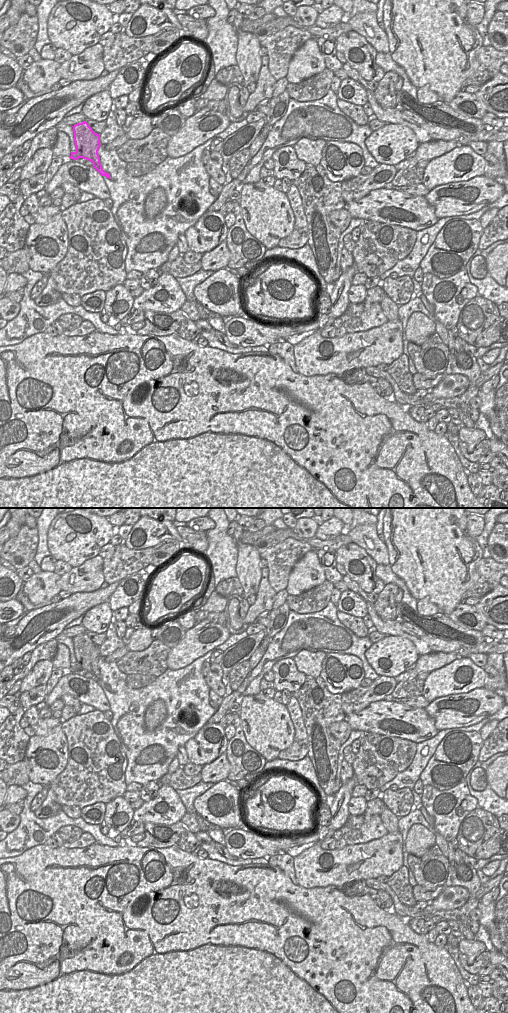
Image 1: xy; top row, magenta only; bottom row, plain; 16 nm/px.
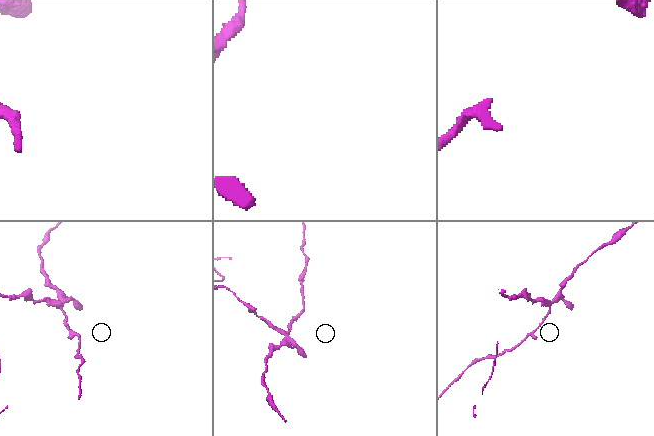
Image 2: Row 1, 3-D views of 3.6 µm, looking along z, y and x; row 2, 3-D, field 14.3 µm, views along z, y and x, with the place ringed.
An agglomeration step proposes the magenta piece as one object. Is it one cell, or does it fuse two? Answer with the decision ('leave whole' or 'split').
split

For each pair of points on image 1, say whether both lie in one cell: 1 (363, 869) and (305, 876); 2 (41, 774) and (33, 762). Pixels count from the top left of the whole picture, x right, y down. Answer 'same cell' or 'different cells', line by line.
1: same cell
2: same cell

